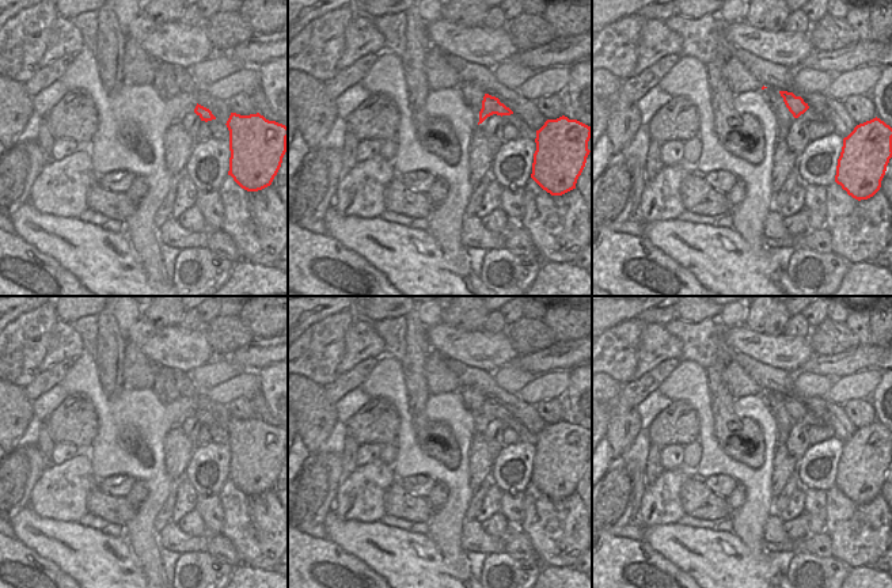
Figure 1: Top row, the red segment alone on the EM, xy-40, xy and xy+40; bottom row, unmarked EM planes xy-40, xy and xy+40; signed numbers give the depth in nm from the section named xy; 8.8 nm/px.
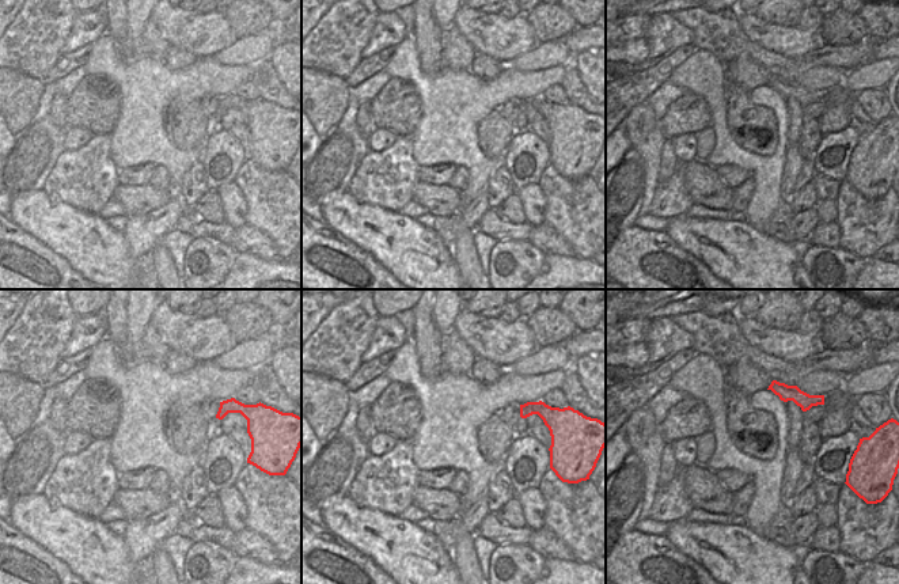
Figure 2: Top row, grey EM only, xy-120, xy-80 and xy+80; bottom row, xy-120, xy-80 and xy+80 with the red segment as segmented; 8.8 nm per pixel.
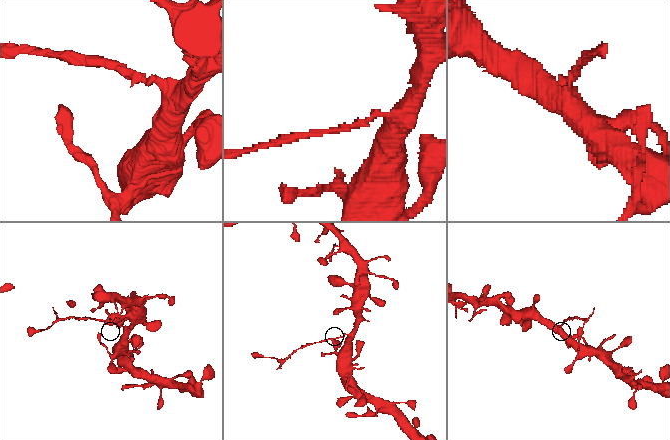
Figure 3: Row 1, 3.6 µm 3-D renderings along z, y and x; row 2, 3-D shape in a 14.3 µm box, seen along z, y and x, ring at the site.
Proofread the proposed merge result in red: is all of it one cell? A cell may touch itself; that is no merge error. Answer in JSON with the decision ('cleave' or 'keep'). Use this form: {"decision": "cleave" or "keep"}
{"decision": "cleave"}

